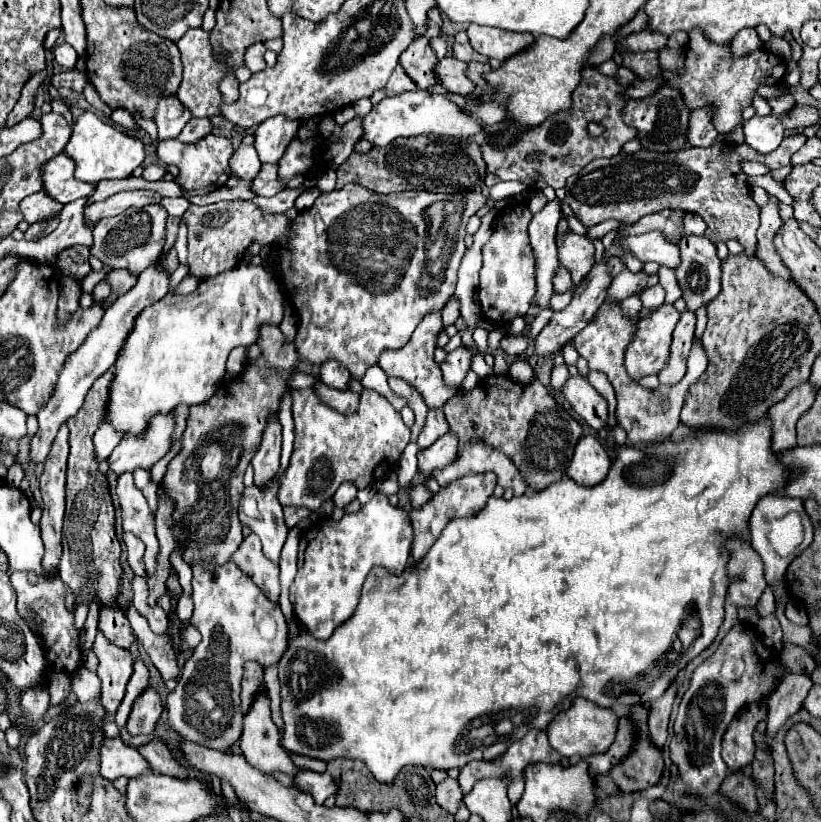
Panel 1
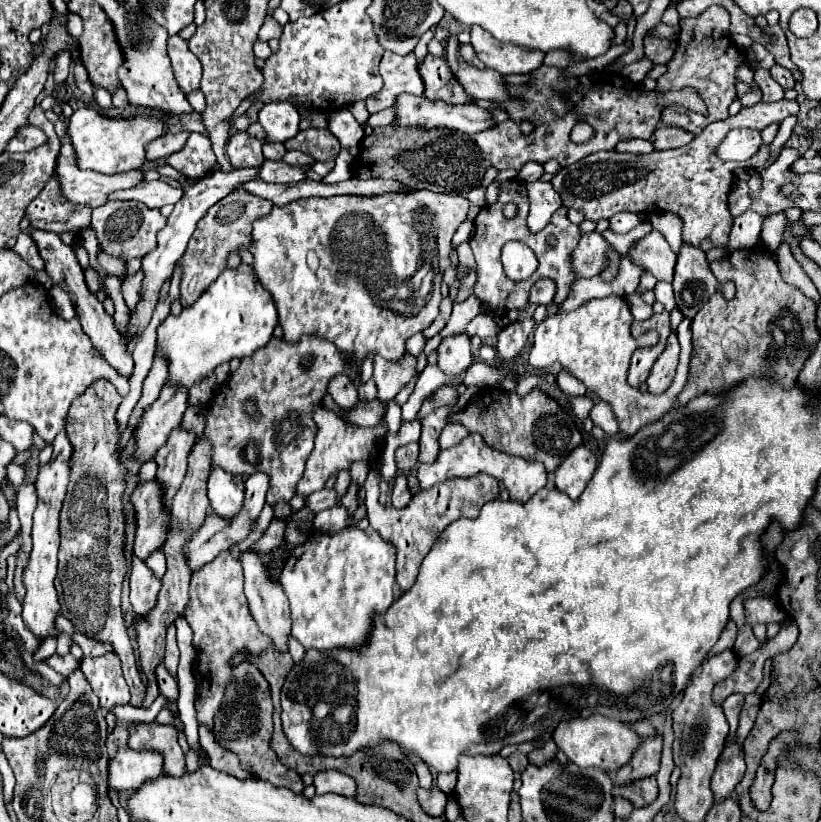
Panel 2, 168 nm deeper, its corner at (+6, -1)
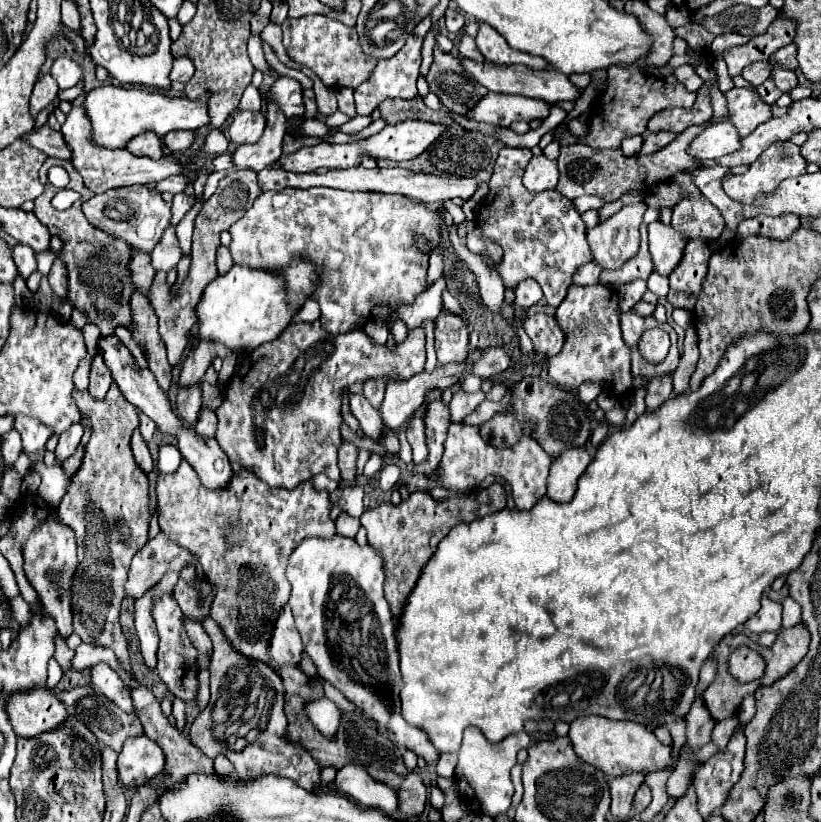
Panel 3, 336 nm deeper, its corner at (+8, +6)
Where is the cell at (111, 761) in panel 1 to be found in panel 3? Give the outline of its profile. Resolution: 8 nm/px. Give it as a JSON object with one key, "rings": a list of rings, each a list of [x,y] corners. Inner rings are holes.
{"rings":[[[136,736],[122,746],[116,766],[120,782],[128,788],[138,788],[164,768],[164,752],[148,736]]]}

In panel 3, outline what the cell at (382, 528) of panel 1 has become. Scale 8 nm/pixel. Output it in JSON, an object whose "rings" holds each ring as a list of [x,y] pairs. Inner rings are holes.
{"rings":[[[340,534],[332,538],[312,536],[302,540],[296,546],[296,550],[290,554],[286,576],[288,576],[288,582],[292,584],[292,594],[288,602],[294,612],[296,628],[302,636],[304,650],[316,664],[318,674],[326,678],[328,682],[332,682],[348,700],[356,702],[356,706],[362,708],[366,718],[376,720],[378,730],[386,732],[394,744],[406,746],[418,756],[424,756],[428,764],[436,764],[440,756],[438,752],[434,752],[434,746],[430,744],[430,740],[426,740],[426,734],[406,724],[406,720],[402,720],[400,716],[398,684],[402,684],[402,680],[398,670],[398,652],[394,644],[394,616],[384,598],[382,554],[370,544],[360,546],[356,538],[346,538]]]}

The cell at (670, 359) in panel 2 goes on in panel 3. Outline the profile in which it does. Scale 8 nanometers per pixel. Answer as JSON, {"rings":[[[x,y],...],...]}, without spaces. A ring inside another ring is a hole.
{"rings":[[[662,374],[648,380],[646,386],[646,410],[660,408],[672,394],[672,376]]]}

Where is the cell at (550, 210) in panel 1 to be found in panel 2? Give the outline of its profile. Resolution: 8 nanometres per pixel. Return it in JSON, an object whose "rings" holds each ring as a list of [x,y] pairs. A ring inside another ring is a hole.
{"rings":[[[534,181],[526,183],[528,199],[530,199],[530,215],[528,215],[528,227],[530,231],[540,231],[552,217],[552,213],[562,205],[560,195],[554,191],[554,187],[546,181]]]}

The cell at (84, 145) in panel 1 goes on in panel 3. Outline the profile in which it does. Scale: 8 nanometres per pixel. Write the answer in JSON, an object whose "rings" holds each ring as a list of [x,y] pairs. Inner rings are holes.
{"rings":[[[100,86],[86,94],[82,108],[92,126],[90,140],[96,146],[108,150],[126,148],[126,144],[142,132],[153,131],[163,138],[172,130],[196,130],[208,124],[206,96],[194,102],[188,98],[168,98],[160,92],[146,92],[122,86]]]}

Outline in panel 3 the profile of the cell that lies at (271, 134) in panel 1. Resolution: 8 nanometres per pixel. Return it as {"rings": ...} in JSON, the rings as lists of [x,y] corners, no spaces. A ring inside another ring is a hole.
{"rings":[[[280,76],[272,84],[270,92],[264,98],[264,104],[270,104],[270,102],[274,102],[288,120],[294,118],[294,116],[302,116],[304,114],[302,86],[296,80],[292,80],[292,78]]]}

